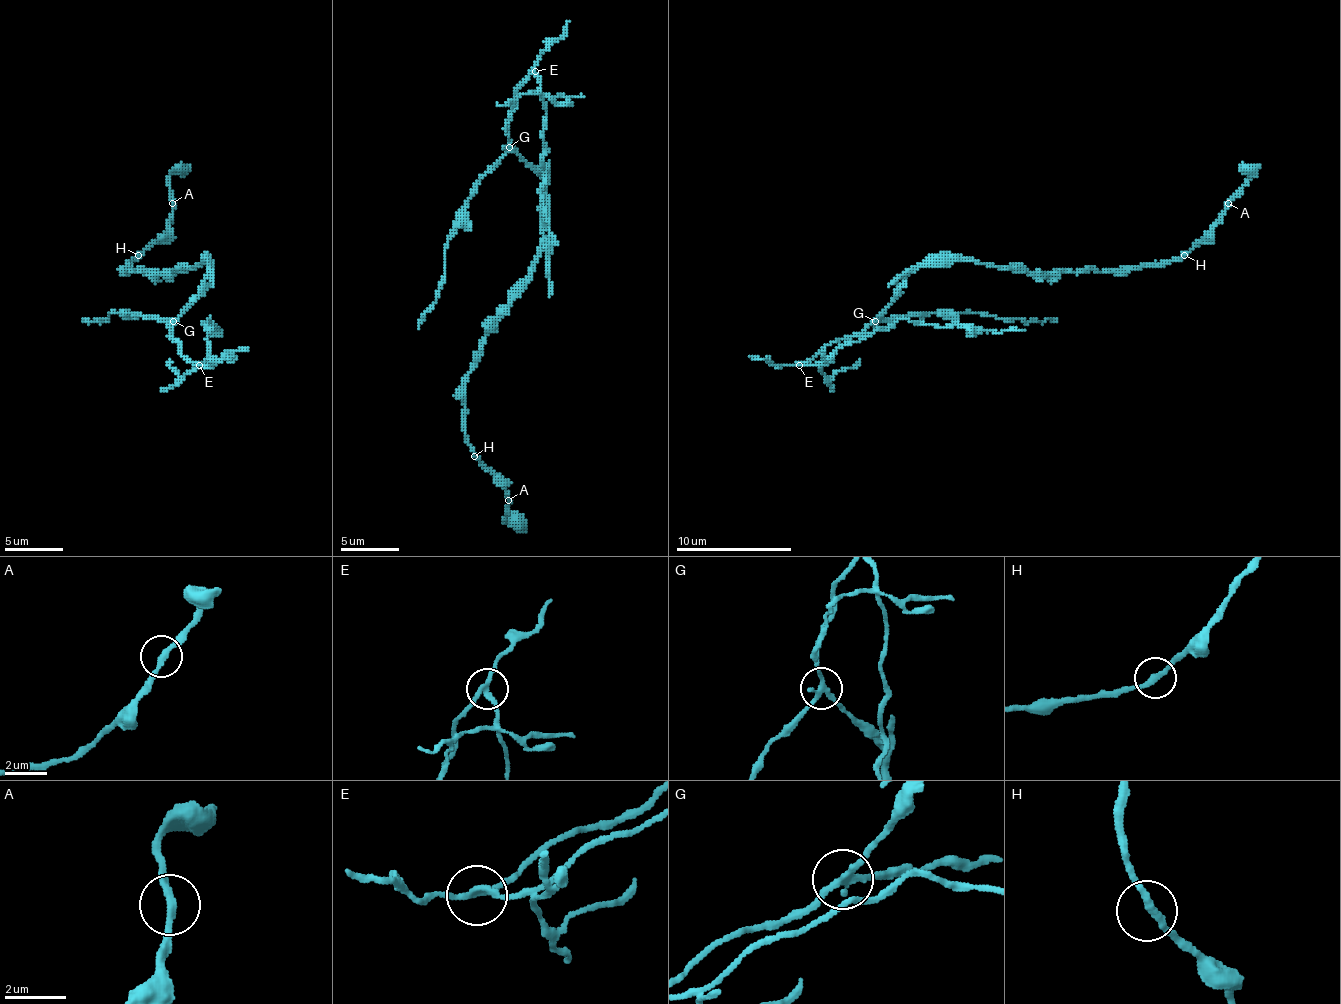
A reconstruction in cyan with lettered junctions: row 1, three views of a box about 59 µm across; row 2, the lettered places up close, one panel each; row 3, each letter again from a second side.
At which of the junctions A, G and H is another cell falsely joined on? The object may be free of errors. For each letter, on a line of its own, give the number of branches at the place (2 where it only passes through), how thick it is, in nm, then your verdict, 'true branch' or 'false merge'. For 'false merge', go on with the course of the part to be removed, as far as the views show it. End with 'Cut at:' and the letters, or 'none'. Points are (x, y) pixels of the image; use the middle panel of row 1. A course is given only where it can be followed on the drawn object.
A: 2 | 240 nm | true branch
G: 3 | 240 nm | false merge | (508, 146), (508, 117), (517, 88), (532, 73), (546, 111), (540, 195), (546, 213), (549, 245), (549, 297)
H: 2 | 240 nm | true branch
Cut at: G

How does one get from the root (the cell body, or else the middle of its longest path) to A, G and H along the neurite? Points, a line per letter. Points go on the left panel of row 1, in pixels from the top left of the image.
A: (207, 266), (207, 261), (178, 272), (129, 269), (167, 229), (172, 203)
G: (207, 266), (207, 275), (199, 295), (172, 321)
H: (207, 266), (207, 261), (178, 272), (132, 272), (129, 266), (138, 255)

